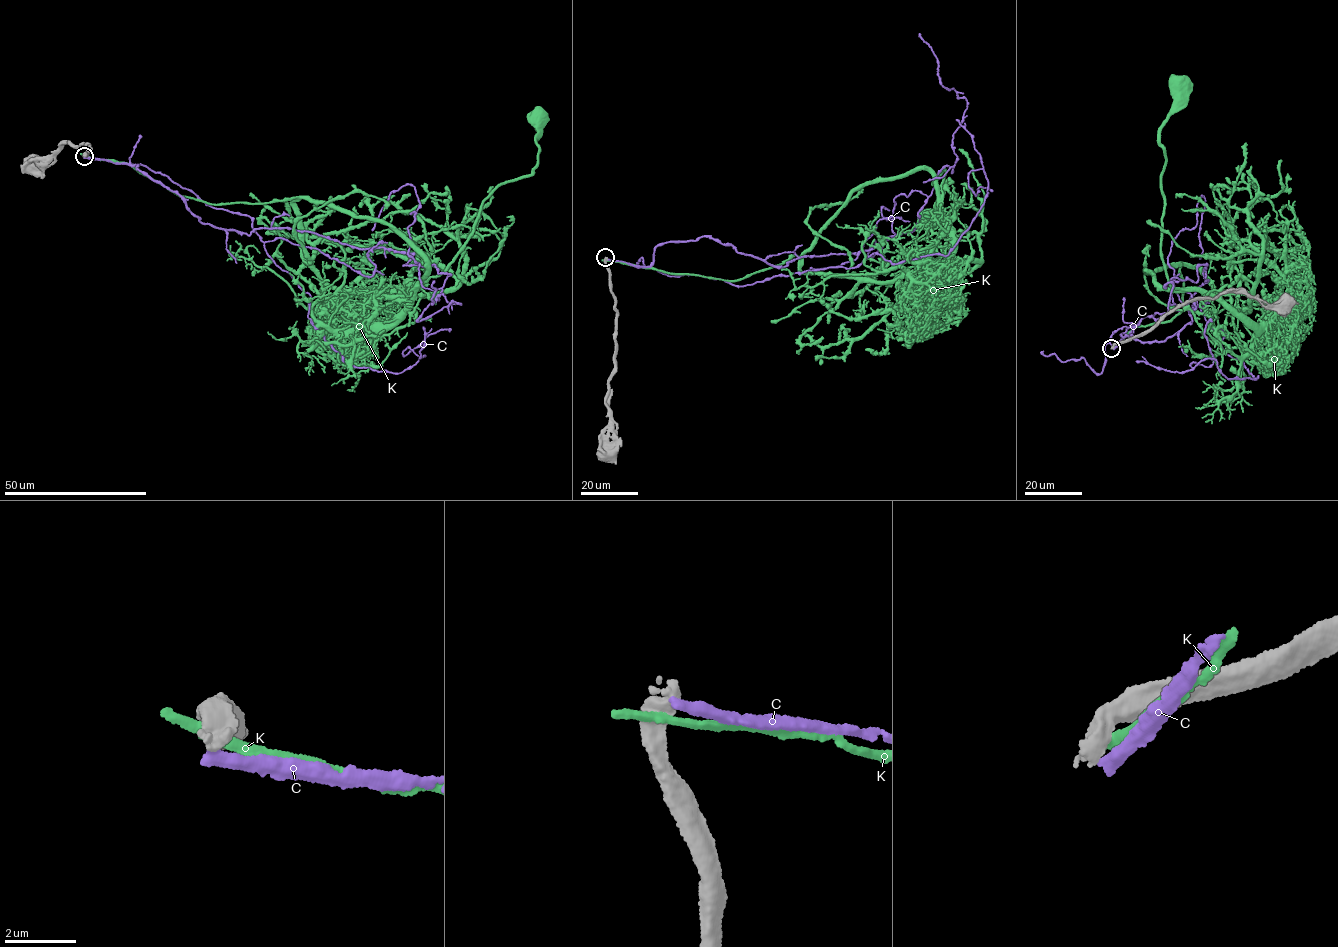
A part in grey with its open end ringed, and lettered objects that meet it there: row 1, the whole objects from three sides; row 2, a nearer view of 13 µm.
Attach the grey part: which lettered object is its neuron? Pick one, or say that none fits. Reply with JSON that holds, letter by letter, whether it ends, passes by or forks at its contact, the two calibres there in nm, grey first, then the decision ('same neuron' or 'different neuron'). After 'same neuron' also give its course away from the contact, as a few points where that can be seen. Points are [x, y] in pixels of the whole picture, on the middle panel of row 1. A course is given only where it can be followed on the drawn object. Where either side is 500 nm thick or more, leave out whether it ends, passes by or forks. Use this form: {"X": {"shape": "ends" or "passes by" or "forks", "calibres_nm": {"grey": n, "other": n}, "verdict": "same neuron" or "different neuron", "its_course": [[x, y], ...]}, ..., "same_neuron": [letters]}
{"C": {"calibres_nm": {"grey": 550, "other": 360}, "verdict": "different neuron"}, "K": {"calibres_nm": {"grey": 550, "other": 280}, "verdict": "different neuron"}, "same_neuron": []}

